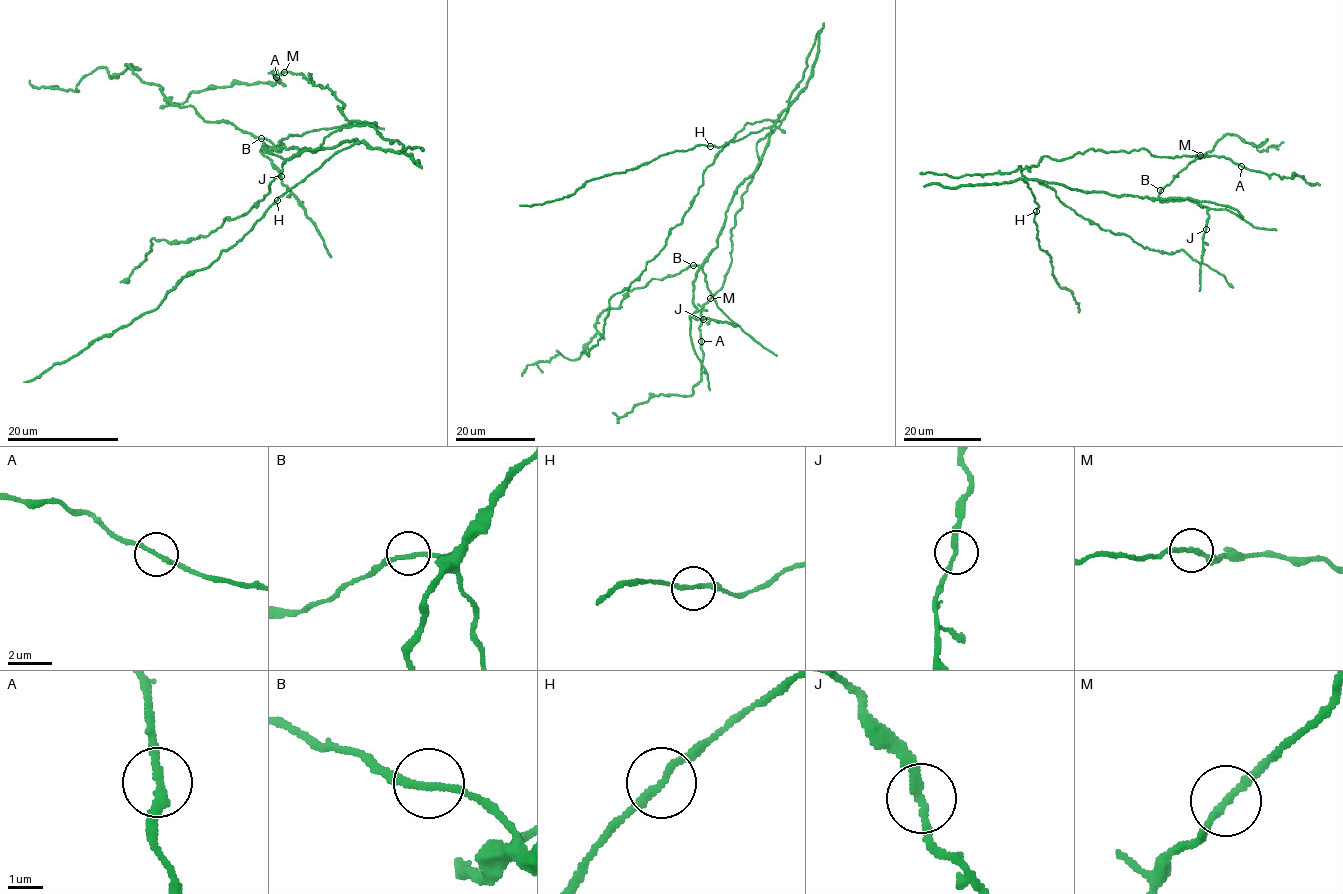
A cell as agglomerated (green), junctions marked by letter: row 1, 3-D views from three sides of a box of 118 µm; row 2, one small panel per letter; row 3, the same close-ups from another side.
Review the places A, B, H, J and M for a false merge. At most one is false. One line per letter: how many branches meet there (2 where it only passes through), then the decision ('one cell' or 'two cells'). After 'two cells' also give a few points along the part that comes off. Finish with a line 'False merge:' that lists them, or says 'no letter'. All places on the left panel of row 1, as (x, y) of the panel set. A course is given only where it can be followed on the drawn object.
A: branches 2; one cell
B: branches 2; one cell
H: branches 2; one cell
J: branches 2; one cell
M: branches 2; one cell
False merge: no letter

